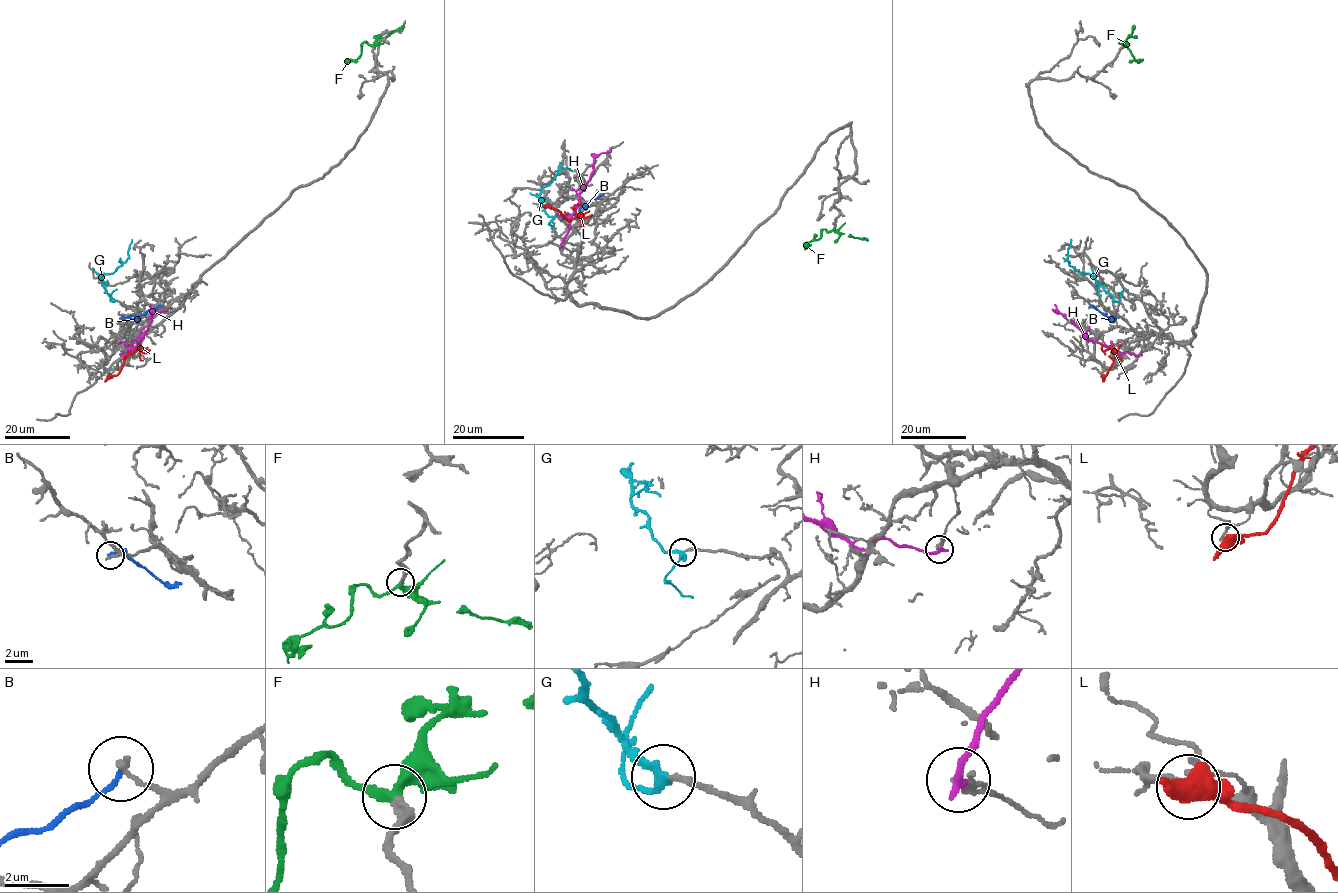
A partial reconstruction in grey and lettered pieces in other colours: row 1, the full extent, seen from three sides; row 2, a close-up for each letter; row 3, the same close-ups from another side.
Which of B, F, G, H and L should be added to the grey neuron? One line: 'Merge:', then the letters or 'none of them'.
Merge: F, G

